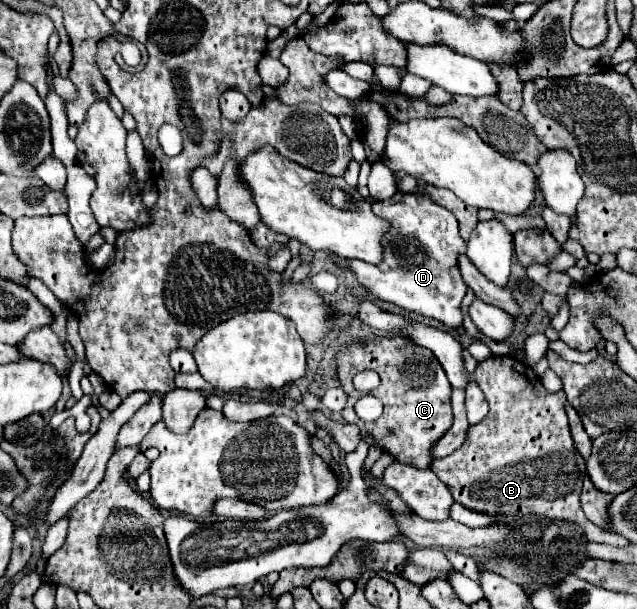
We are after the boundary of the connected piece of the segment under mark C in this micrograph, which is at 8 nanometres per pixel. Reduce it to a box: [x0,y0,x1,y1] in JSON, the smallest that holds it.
[337,336,453,468]

